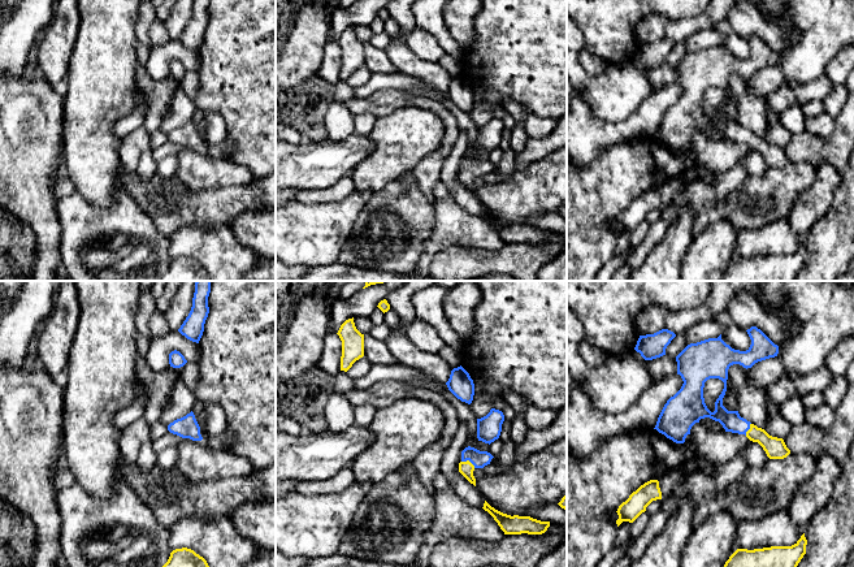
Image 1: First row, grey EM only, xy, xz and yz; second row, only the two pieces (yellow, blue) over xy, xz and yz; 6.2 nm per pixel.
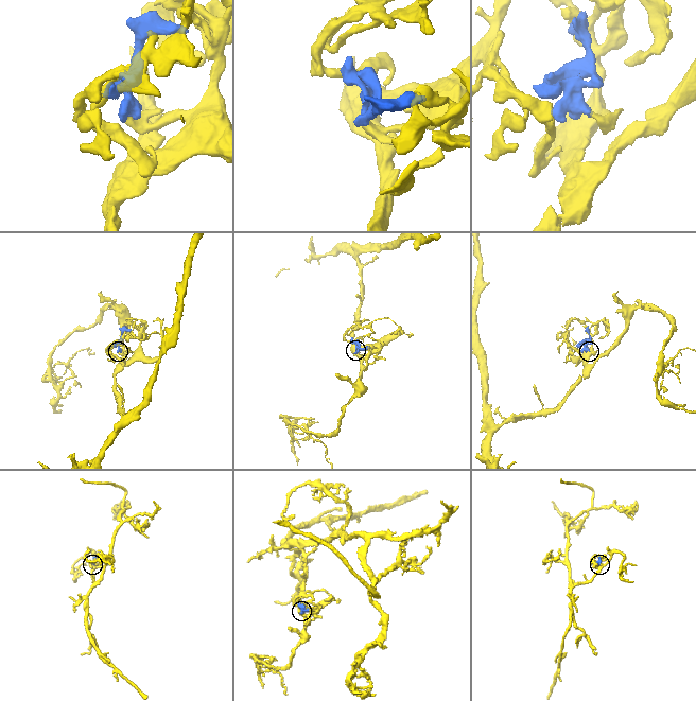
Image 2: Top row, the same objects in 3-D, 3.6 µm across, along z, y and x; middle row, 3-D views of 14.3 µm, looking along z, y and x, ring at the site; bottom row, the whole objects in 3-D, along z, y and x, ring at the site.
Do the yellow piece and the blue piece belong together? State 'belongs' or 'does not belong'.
belongs

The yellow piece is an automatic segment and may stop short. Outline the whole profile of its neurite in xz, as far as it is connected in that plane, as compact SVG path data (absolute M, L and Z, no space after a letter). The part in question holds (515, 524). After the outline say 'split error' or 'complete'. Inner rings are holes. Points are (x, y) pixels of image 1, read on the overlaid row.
M486 501L482 508L494 518L494 520L498 523L504 534L542 534L550 527L550 521L541 521L530 516L511 516L503 514L491 507Z | complete

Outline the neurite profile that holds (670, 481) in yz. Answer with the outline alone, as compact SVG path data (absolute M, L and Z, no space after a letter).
M680 468L666 473L663 477L658 480L662 492L662 499L666 499L668 495L673 493L673 490L680 485L682 476L684 472Z

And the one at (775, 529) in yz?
M775 511L759 520L738 523L734 544L737 549L763 549L792 546L803 534L803 529L792 521L786 511Z

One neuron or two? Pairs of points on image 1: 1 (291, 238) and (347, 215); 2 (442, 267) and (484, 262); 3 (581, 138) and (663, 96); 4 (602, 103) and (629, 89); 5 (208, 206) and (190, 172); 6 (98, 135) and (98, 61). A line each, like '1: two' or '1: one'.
1: one
2: one
3: one
4: one
5: two
6: one

